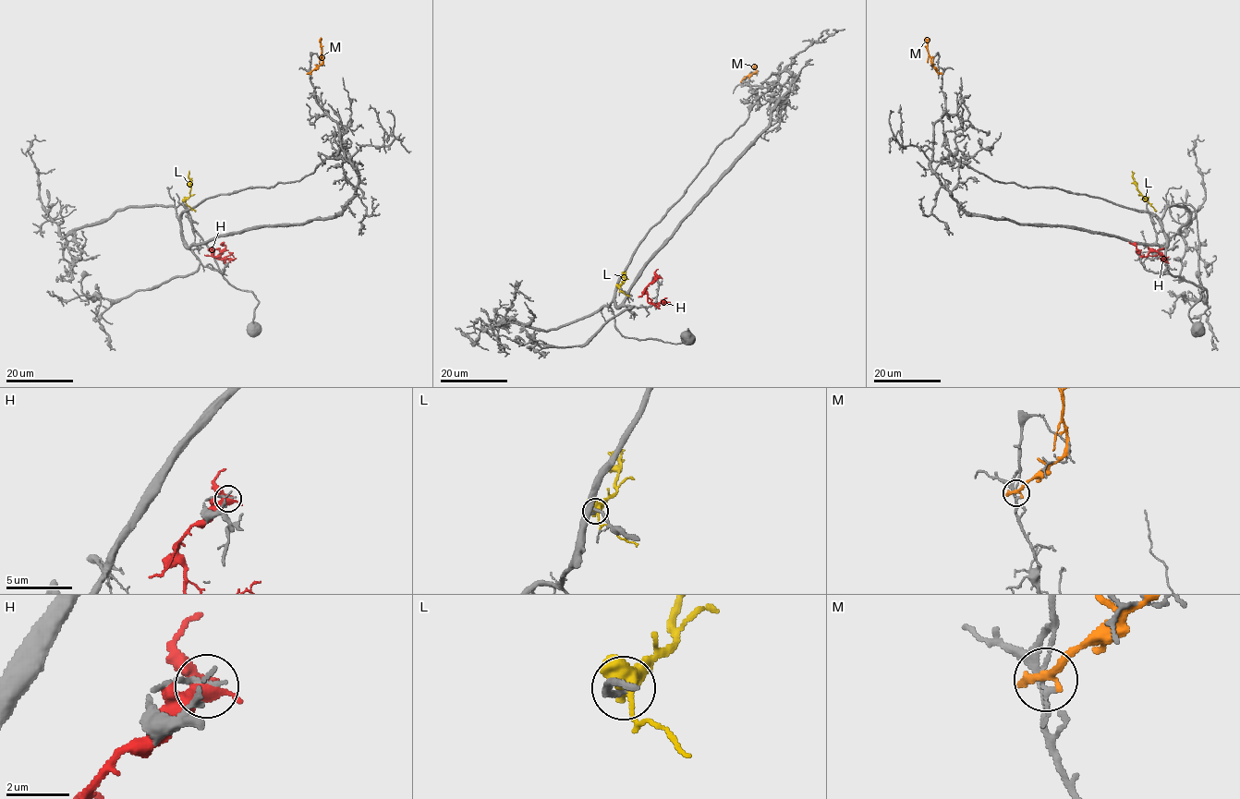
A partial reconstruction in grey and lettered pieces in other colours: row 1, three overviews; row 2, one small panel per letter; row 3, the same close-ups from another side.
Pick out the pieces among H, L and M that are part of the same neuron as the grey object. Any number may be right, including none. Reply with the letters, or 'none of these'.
L

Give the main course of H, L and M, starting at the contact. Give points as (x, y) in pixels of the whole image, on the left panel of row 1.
H: (224, 250), (213, 257), (212, 251), (219, 259), (231, 254), (234, 257)
L: (185, 199), (189, 196), (188, 171)
M: (310, 73), (322, 62), (321, 38)

